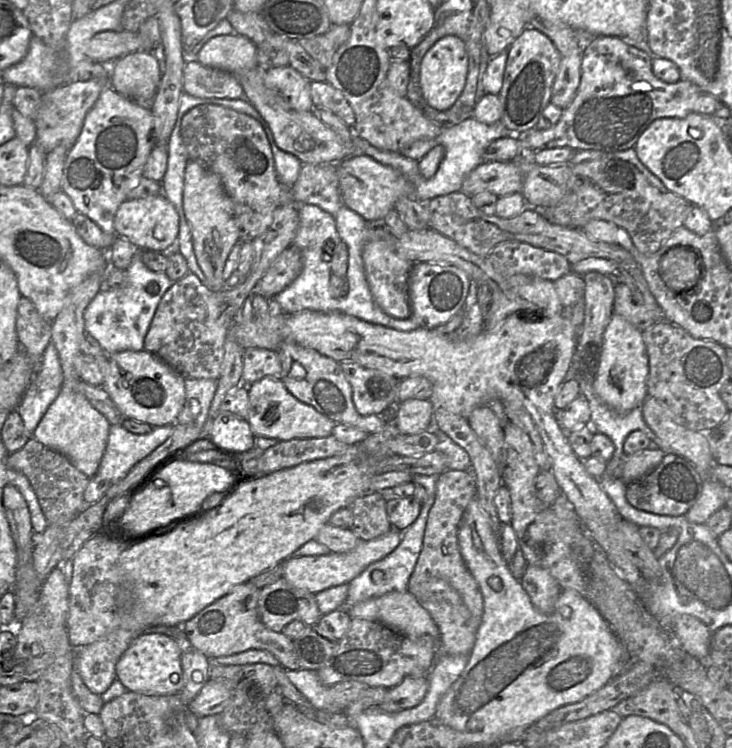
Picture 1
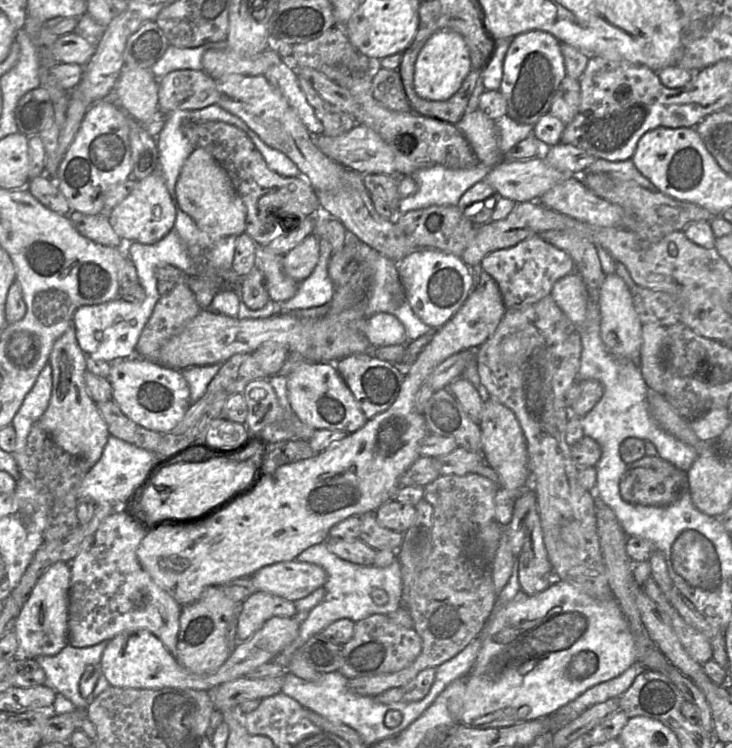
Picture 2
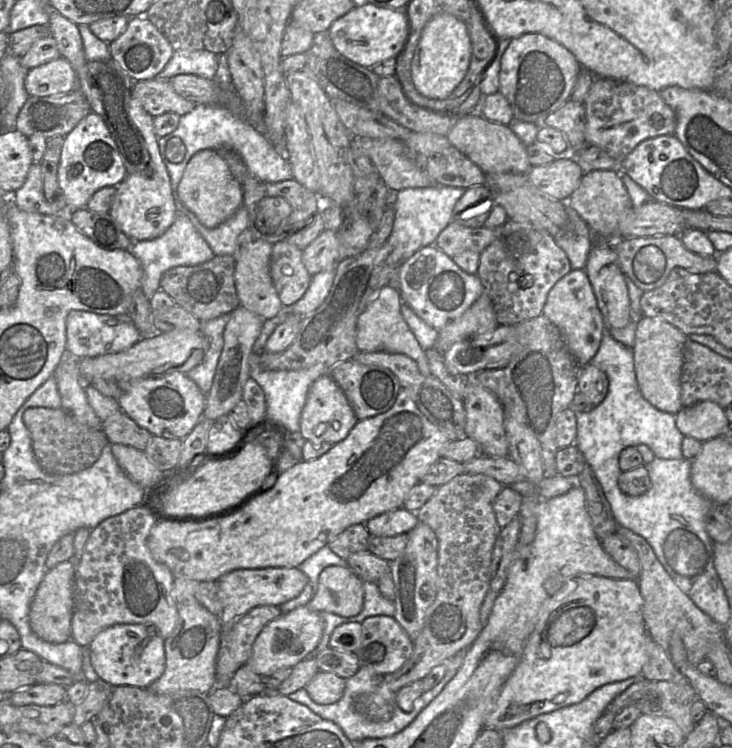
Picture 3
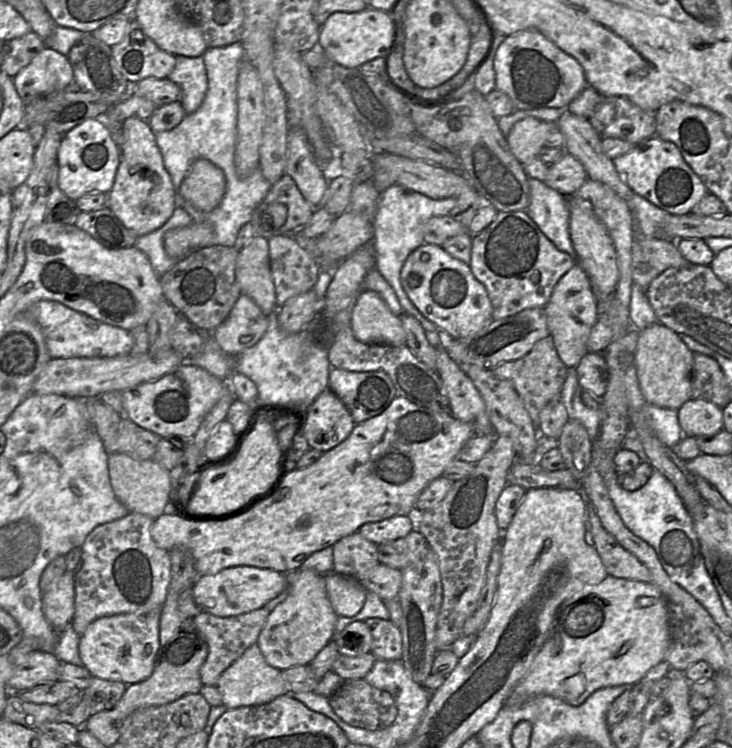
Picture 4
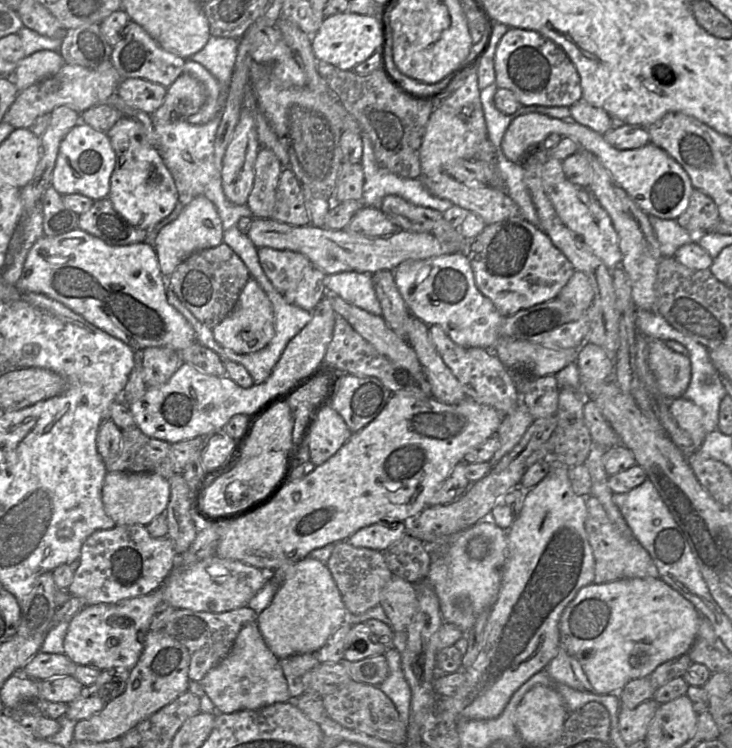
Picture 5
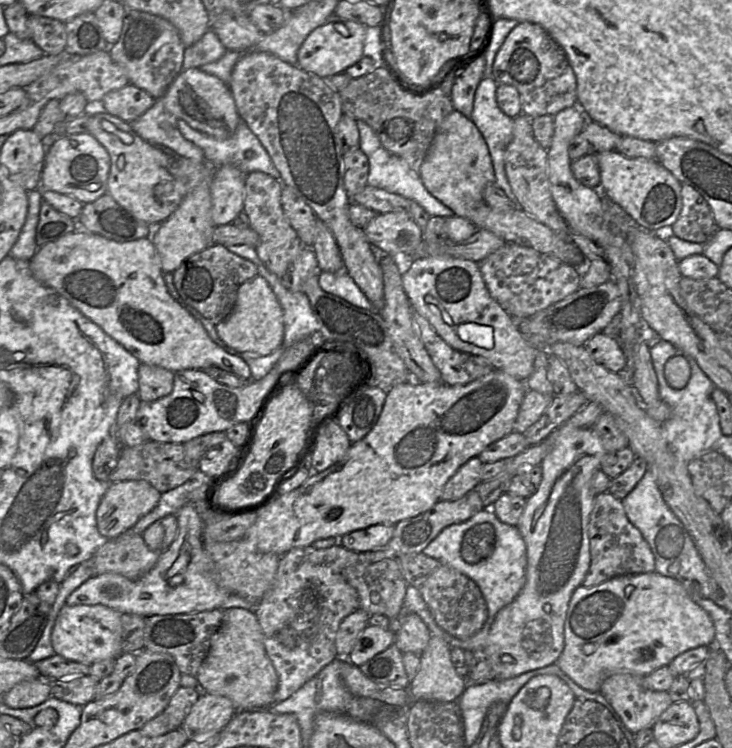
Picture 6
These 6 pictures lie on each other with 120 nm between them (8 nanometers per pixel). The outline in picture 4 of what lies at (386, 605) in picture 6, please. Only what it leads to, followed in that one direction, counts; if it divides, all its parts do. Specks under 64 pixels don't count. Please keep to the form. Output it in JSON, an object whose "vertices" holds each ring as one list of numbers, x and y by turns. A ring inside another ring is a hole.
{"vertices":[[358,531,333,545,333,571,362,582,364,573,380,564,377,544,365,539]]}

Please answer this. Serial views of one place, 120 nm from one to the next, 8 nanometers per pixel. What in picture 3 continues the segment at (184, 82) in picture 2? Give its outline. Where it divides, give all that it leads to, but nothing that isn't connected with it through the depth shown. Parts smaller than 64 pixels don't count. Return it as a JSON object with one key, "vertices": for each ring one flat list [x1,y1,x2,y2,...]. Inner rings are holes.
{"vertices":[[150,79,133,84,131,97,140,101,142,107,153,117,166,112,173,112,180,116,192,111,196,104,181,97,173,89,169,79]]}

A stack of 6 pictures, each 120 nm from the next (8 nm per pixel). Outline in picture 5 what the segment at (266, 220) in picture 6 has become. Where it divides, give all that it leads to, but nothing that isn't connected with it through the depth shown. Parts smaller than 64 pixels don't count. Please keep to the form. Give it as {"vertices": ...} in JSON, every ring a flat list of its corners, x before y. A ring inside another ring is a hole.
{"vertices":[[261,146,255,162,253,187,246,203,254,218,270,218,282,169,276,154,271,149],[269,247,258,248,258,258,265,274,281,294,293,289,312,265,302,253]]}

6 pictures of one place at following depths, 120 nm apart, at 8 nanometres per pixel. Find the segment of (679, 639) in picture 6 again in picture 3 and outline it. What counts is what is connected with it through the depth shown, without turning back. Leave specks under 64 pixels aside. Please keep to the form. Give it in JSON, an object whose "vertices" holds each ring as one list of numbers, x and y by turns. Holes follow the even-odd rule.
{"vertices":[[579,574,566,581,541,607,521,660,502,686,493,710,486,717,484,728,497,731,512,728,540,714,577,704,605,684,641,676,648,660,649,639,643,604,644,599,636,580]]}

